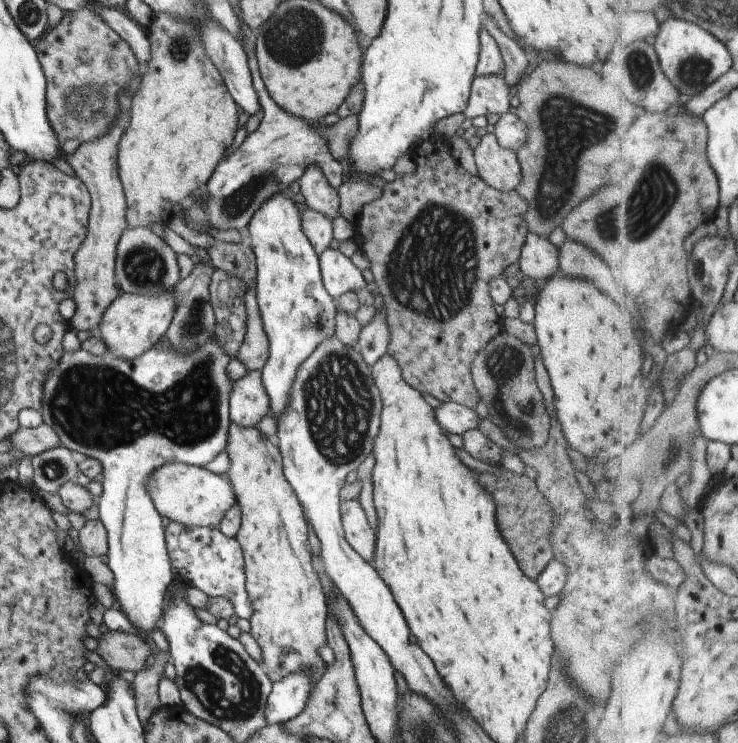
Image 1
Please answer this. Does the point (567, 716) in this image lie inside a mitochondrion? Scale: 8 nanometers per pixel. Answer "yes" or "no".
yes

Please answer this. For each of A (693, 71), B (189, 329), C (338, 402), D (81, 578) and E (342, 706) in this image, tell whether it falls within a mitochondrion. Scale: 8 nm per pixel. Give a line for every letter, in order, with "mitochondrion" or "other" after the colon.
A: mitochondrion
B: mitochondrion
C: mitochondrion
D: other
E: other

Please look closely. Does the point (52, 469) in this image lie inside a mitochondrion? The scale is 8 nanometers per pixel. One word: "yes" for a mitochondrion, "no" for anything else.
yes

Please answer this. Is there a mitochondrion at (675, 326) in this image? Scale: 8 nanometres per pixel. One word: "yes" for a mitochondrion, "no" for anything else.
no

